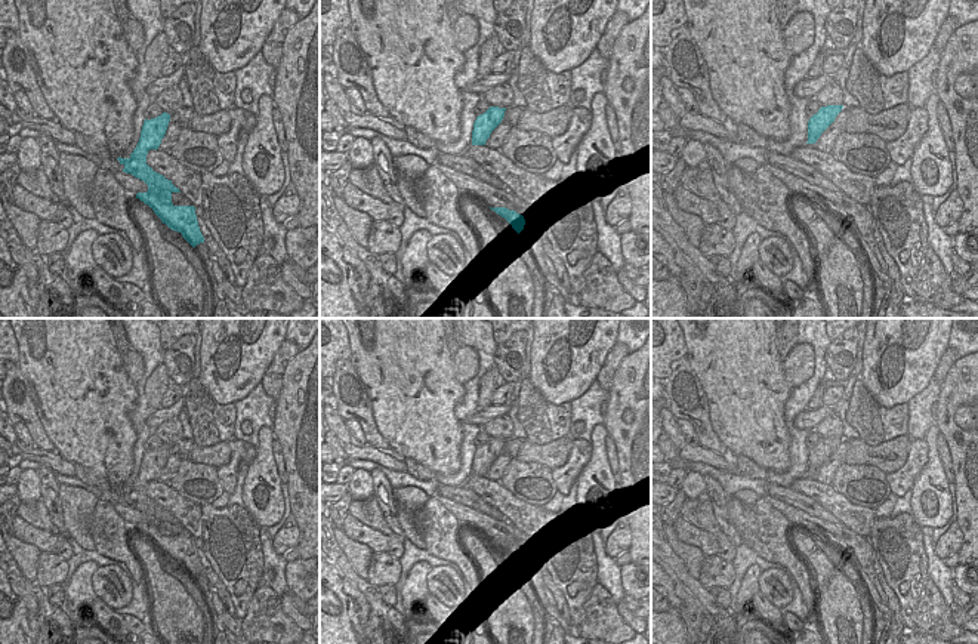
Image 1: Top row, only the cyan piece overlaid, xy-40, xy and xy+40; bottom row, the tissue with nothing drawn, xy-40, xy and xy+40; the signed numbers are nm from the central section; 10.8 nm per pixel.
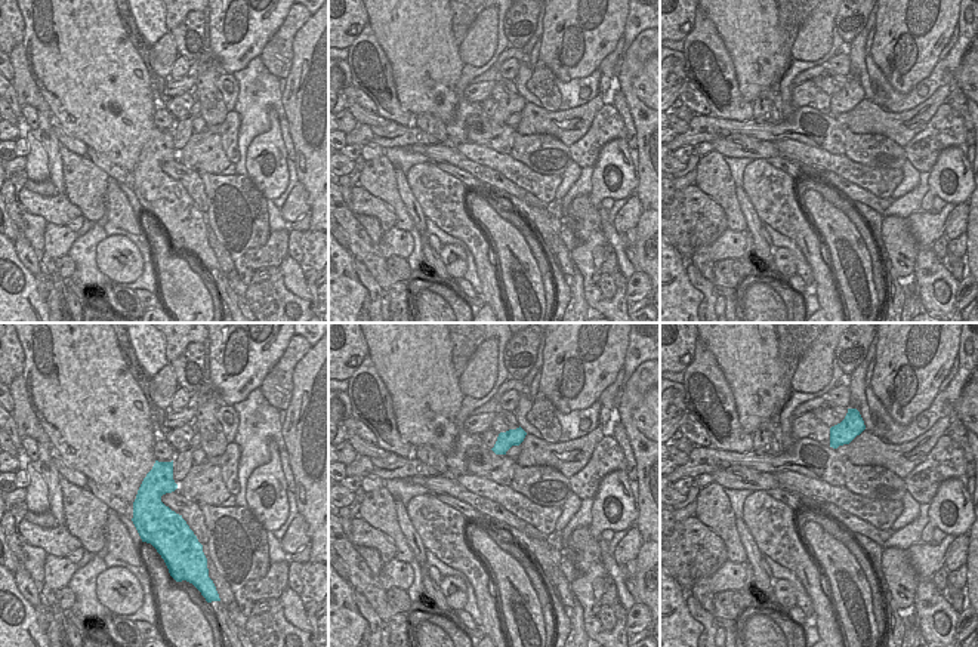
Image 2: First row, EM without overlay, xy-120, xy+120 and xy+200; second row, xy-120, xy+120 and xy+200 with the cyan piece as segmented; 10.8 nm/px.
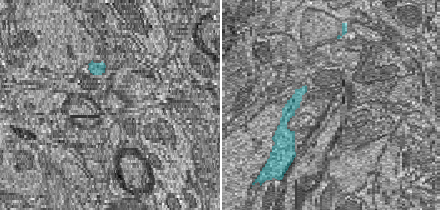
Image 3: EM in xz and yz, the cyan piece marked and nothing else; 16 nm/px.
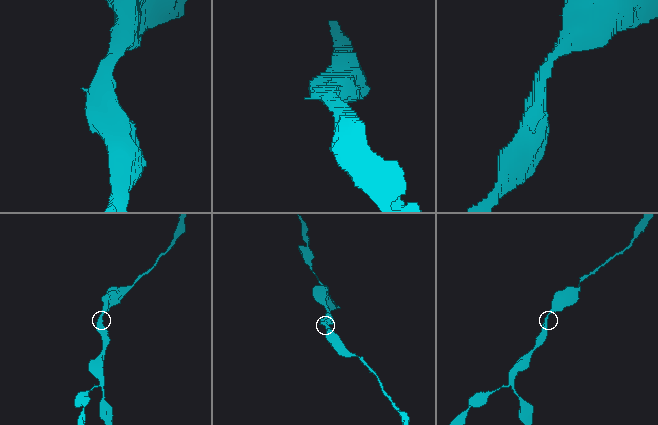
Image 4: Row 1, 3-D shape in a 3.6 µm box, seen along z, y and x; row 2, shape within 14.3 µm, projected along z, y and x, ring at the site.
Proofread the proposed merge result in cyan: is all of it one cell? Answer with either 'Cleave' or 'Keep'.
Keep

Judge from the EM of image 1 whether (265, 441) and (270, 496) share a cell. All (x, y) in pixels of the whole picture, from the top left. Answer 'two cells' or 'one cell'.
one cell

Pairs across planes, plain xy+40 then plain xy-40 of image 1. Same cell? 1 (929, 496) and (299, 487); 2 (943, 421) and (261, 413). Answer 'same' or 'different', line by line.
1: different
2: different

